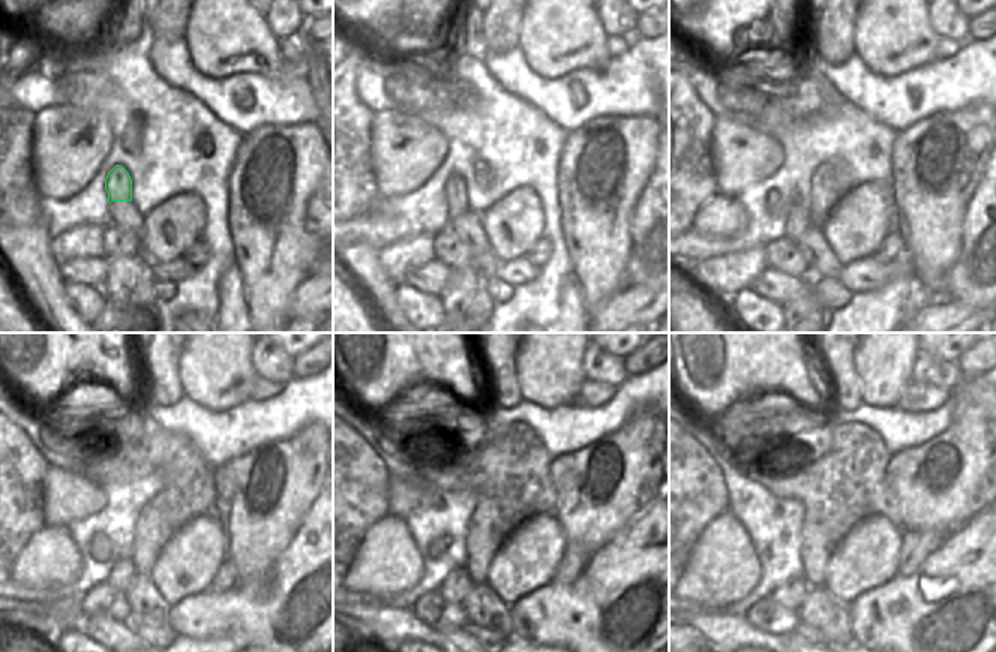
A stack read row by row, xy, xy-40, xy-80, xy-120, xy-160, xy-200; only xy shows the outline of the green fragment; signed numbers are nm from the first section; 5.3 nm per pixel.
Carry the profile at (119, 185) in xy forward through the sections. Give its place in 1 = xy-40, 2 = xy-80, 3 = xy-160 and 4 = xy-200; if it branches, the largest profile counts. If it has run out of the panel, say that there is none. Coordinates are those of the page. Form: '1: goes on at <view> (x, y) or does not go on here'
1: goes on at xy-40 (455, 192)
2: goes on at xy-80 (798, 221)
3: goes on at xy-160 (455, 588)
4: goes on at xy-200 (791, 594)

